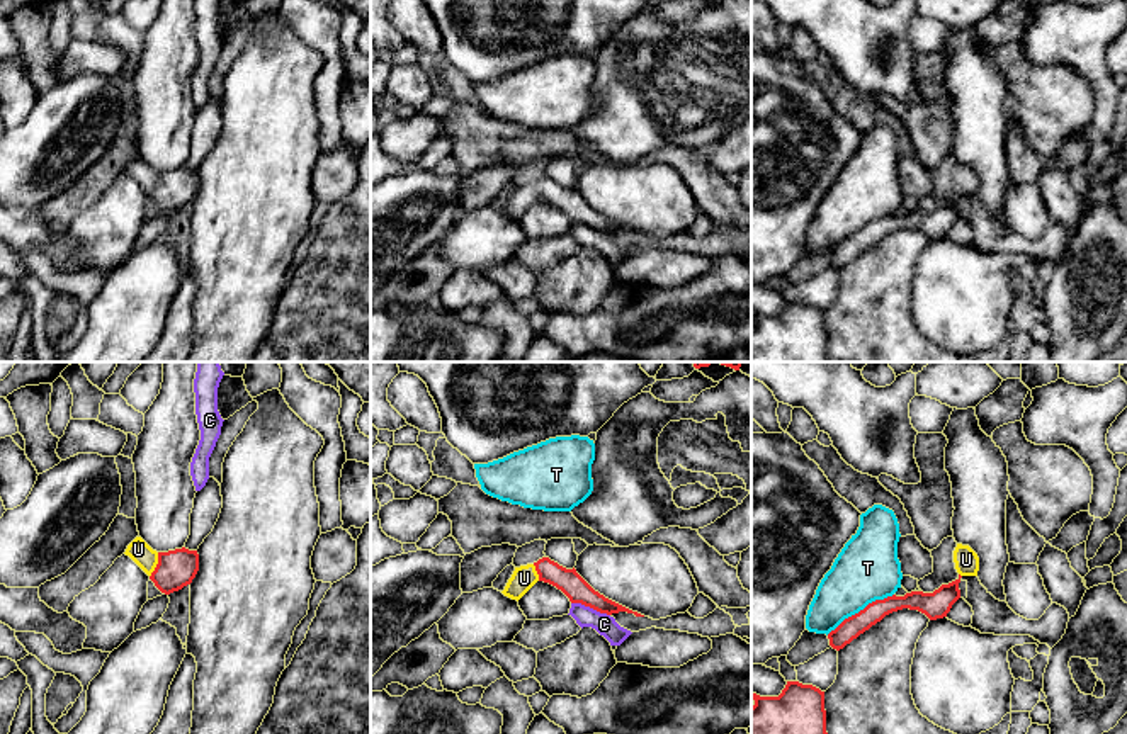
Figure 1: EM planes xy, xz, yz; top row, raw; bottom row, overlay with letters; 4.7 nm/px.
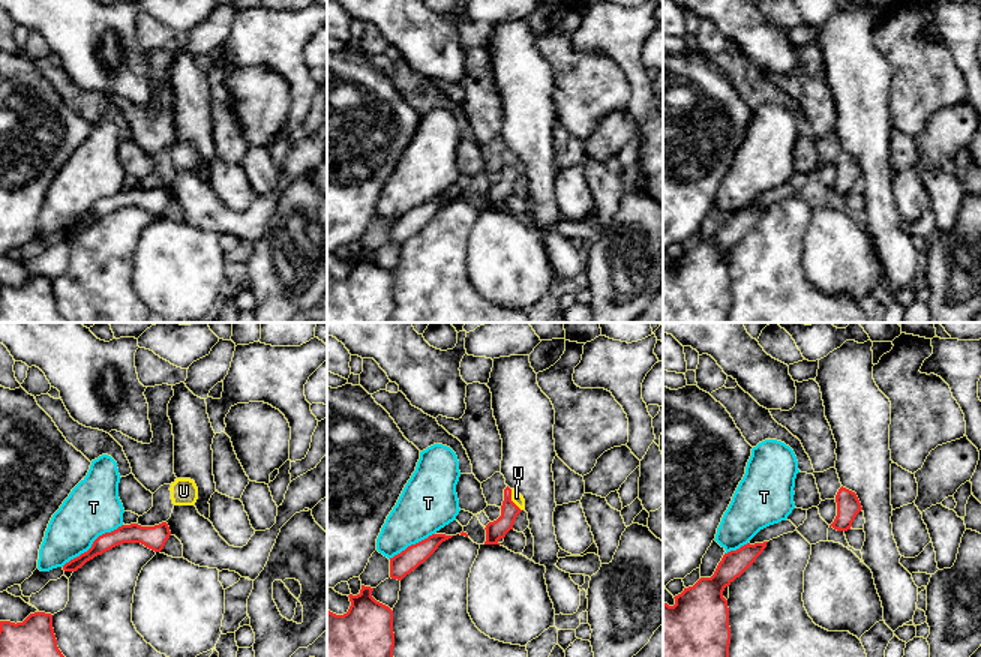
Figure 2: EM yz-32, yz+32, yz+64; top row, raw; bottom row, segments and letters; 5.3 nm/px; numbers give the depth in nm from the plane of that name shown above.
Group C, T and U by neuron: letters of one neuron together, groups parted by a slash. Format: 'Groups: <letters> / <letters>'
Groups: C / T / U

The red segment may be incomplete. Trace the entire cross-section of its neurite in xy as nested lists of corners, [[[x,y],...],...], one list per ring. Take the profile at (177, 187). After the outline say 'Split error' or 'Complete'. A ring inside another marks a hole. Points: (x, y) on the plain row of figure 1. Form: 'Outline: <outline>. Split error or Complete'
Outline: [[[136,156],[124,173],[129,175],[165,214],[190,204],[199,190],[197,170],[182,167],[156,172],[141,156]]]. Split error

